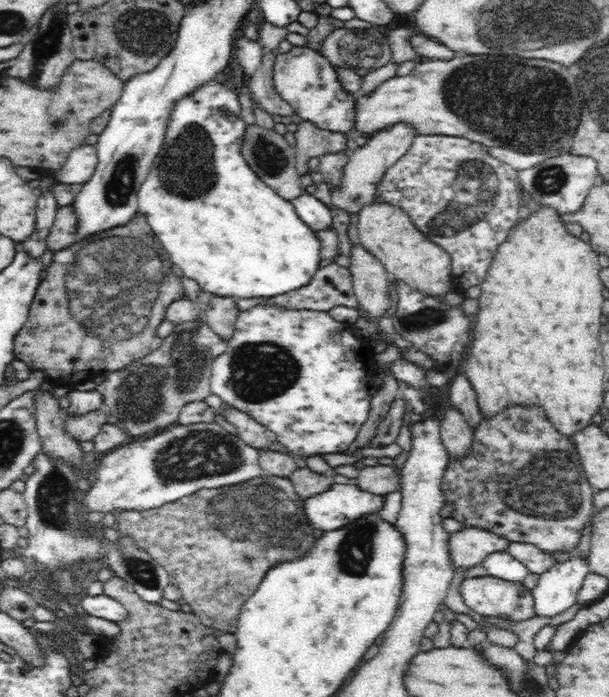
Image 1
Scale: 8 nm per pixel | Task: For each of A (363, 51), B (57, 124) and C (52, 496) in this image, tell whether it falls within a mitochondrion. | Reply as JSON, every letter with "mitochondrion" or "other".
{"A":"mitochondrion","B":"mitochondrion","C":"mitochondrion"}

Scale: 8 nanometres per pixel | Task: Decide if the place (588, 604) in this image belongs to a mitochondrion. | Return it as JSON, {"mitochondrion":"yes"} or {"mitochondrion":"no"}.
{"mitochondrion":"no"}

